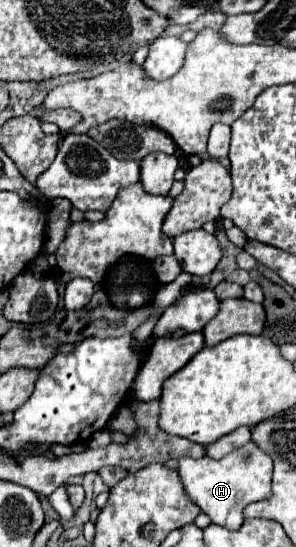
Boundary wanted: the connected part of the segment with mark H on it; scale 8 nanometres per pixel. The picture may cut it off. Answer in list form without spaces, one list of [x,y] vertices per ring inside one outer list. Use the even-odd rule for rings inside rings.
[[[247,442],[245,446],[233,450],[221,460],[215,458],[189,458],[183,456],[177,460],[177,472],[183,482],[185,494],[211,518],[211,522],[225,526],[229,530],[237,530],[243,524],[243,508],[251,502],[263,500],[271,494],[271,472],[273,460],[257,448],[255,442]]]

